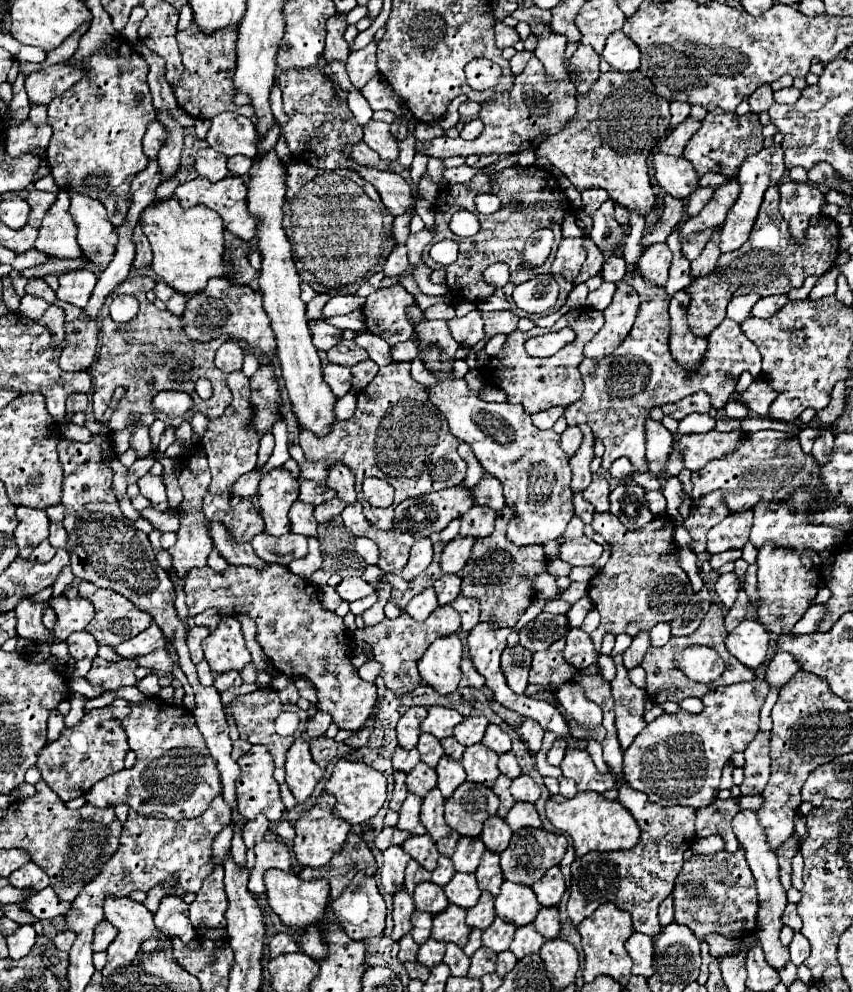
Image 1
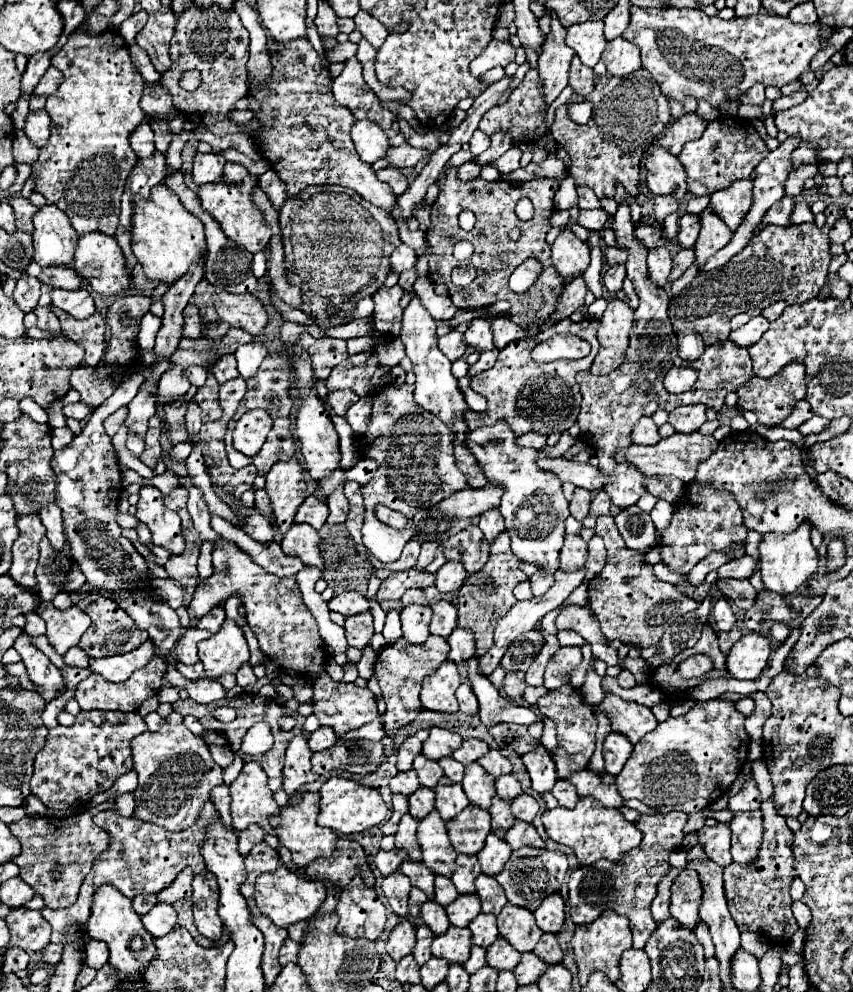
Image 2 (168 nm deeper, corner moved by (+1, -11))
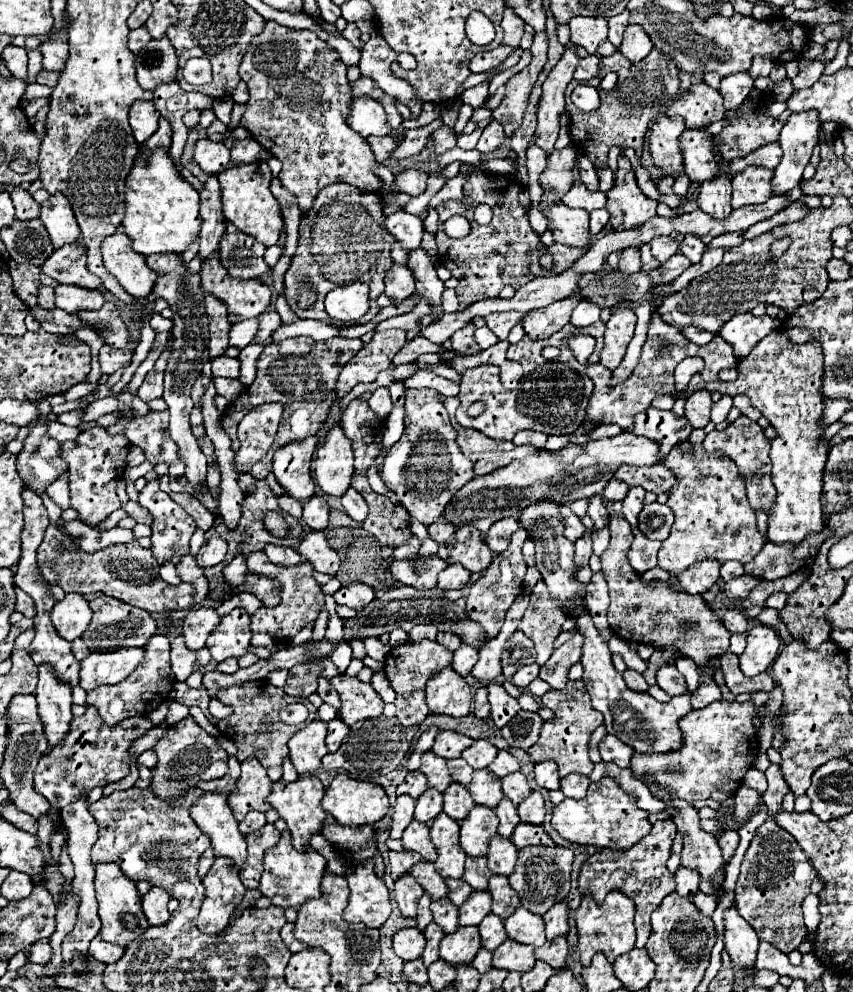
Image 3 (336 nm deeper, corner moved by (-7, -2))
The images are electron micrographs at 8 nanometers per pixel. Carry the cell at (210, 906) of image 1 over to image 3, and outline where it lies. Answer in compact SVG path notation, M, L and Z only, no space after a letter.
M216 857L216 861L212 863L202 883L206 887L206 897L202 901L200 915L198 915L198 929L204 933L220 933L228 925L230 915L234 913L234 907L242 901L246 887L238 879L238 871L230 867L230 859L224 859L224 857Z

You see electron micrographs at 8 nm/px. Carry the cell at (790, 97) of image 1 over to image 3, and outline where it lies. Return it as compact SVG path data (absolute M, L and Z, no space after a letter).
M814 61L810 67L806 67L804 71L800 71L798 77L792 79L792 87L794 87L794 91L800 91L800 89L808 89L808 87L812 87L812 85L820 79L822 69L824 69L824 63L822 63L822 61Z

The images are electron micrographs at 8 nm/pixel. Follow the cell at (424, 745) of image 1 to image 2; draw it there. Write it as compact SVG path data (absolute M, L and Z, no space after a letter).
M422 754L416 756L416 760L414 760L414 770L416 770L418 778L420 778L420 786L432 788L432 790L436 788L438 780L444 776L444 772L442 772L442 768L438 766L438 762L436 762L436 760L428 760L428 758L424 758Z

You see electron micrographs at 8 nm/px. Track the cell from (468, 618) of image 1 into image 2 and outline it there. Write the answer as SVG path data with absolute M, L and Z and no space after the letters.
M456 628L448 636L448 644L450 644L450 656L448 658L454 664L462 664L474 656L474 636L470 634L470 630Z

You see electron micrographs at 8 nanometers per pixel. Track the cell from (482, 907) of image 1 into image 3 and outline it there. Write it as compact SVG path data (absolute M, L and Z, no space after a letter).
M488 913L478 927L480 927L480 937L482 937L482 947L490 951L494 951L508 937L504 931L504 921L494 913Z

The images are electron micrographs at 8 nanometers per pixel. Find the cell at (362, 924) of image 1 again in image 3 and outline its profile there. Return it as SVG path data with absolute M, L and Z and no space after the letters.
M364 863L346 875L350 885L348 907L344 919L364 923L366 927L382 927L390 917L390 897L384 881L372 871L372 863Z

